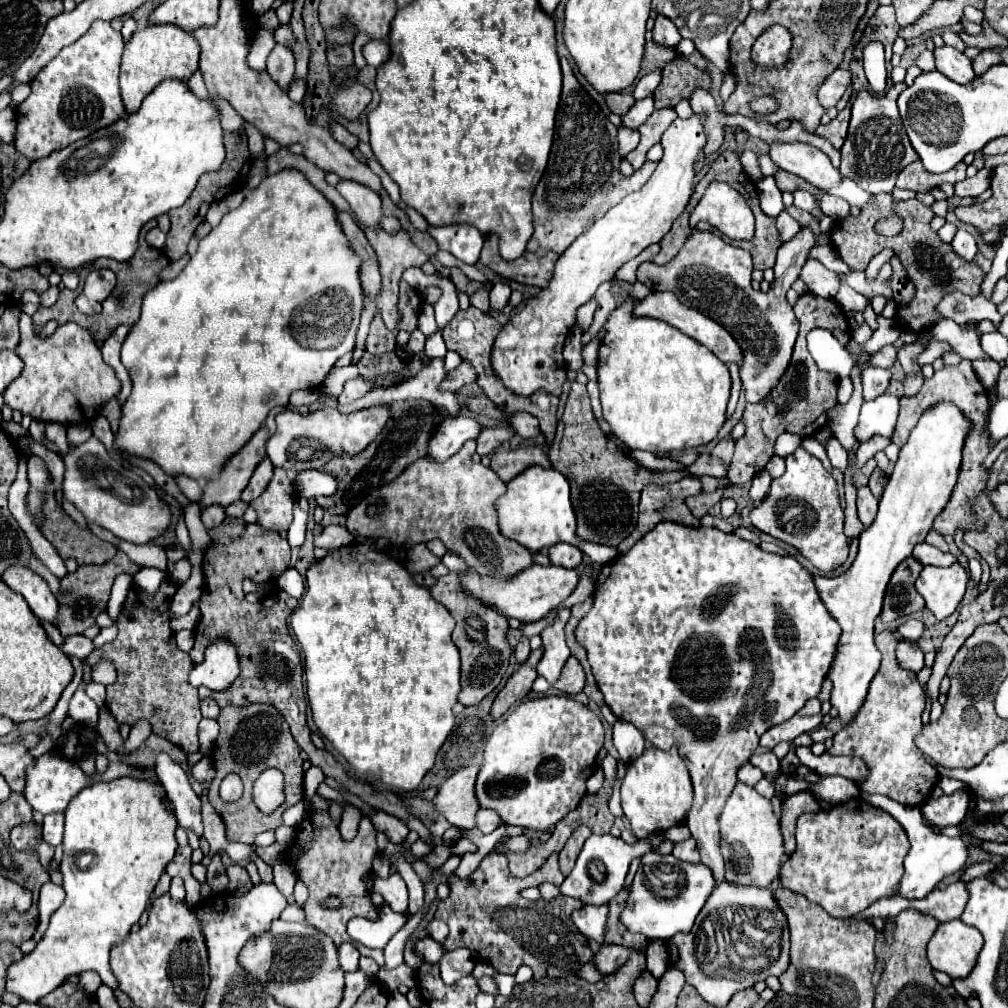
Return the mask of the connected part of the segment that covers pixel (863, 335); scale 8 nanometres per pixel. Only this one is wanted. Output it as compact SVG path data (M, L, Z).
M866 324L856 326L852 331L852 339L854 339L859 344L864 344L872 336L873 331Z

